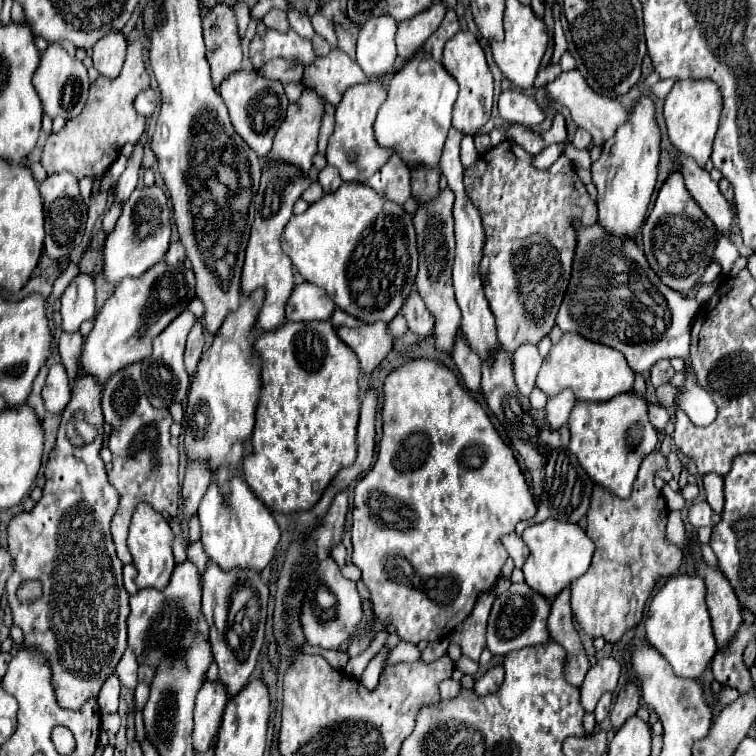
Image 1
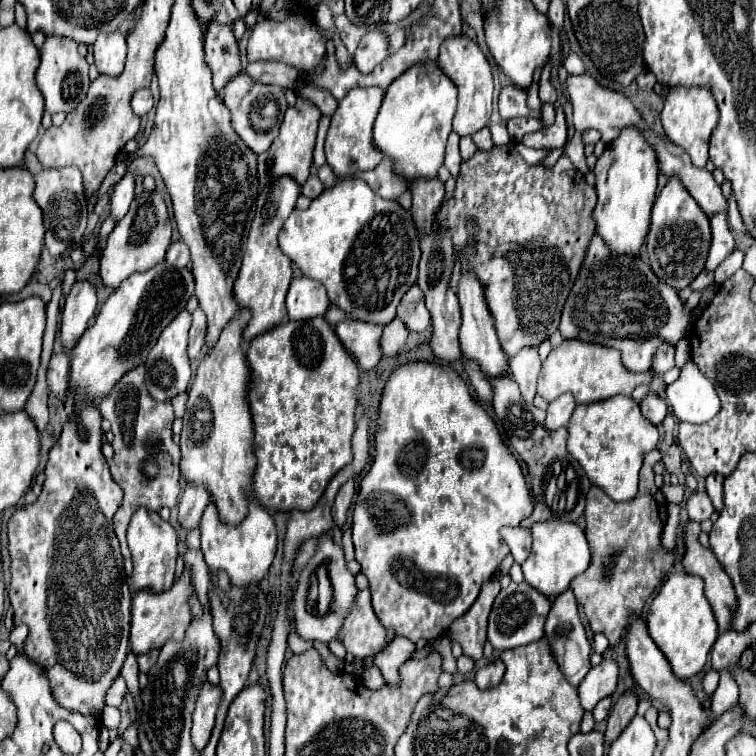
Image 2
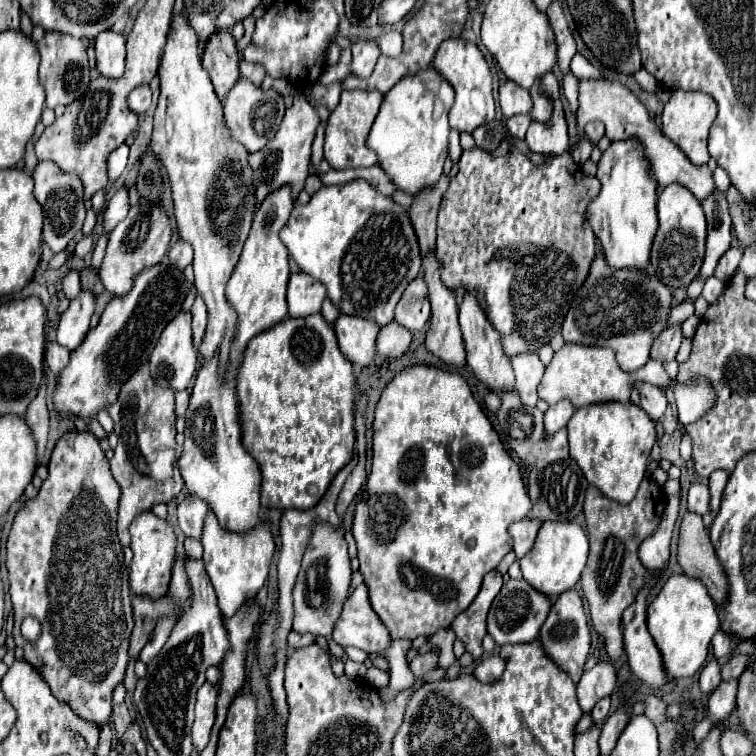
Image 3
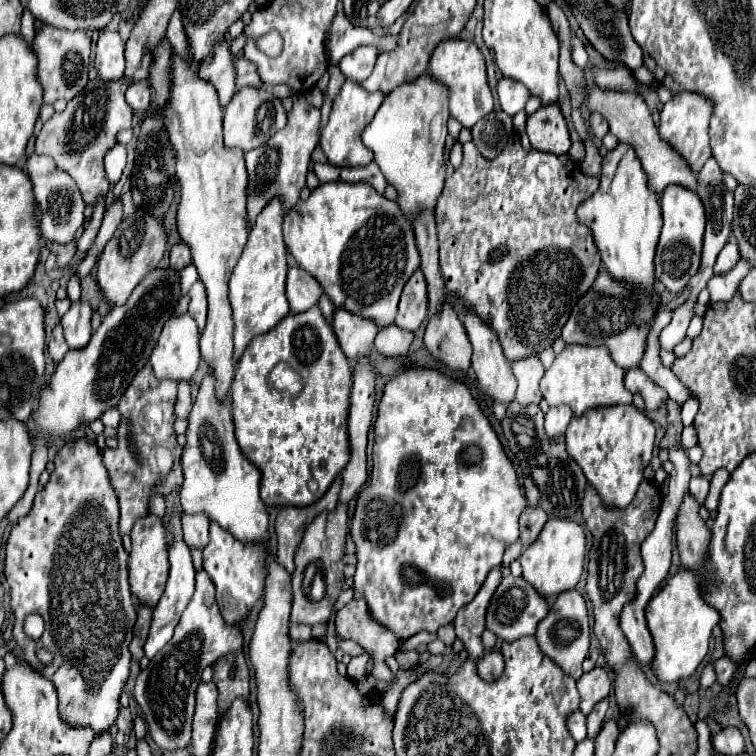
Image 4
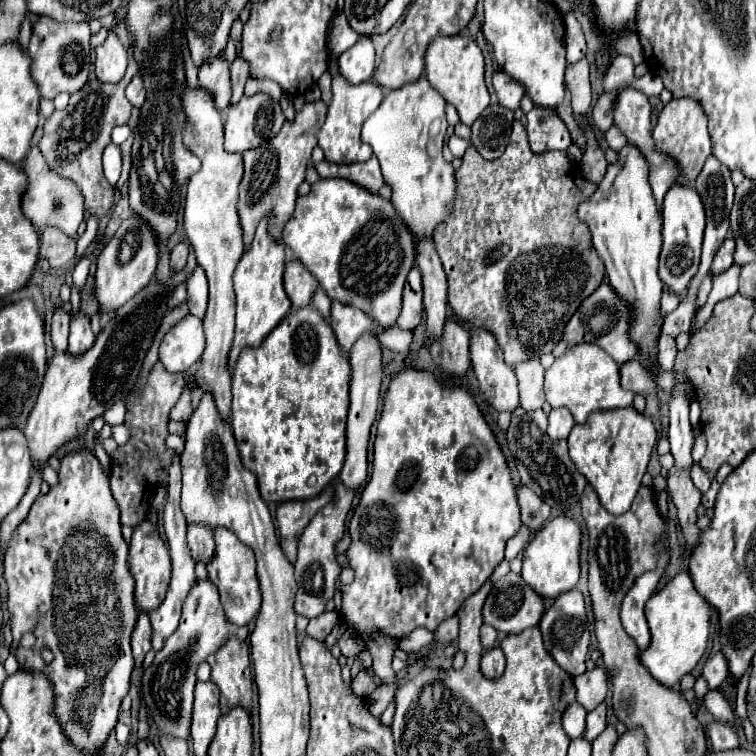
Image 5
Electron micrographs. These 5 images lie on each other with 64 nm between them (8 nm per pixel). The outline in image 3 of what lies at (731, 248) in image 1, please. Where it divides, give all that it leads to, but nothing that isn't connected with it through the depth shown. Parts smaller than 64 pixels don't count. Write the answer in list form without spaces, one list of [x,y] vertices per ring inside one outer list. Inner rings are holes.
[[[716,192],[716,200],[706,200],[704,204],[706,220],[708,220],[708,244],[706,244],[706,256],[700,270],[700,276],[710,278],[718,260],[724,256],[724,252],[730,248],[732,242],[732,222],[728,214],[728,202],[724,192]]]

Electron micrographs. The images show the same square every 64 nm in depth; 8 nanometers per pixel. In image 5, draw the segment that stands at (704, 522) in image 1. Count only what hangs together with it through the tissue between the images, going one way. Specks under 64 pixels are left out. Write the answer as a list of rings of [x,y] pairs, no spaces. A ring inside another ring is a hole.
[[[694,464],[694,468],[692,468],[690,476],[692,476],[694,486],[696,486],[702,494],[706,494],[706,492],[708,492],[708,488],[710,488],[710,478],[708,478],[708,474],[700,468],[700,464]]]

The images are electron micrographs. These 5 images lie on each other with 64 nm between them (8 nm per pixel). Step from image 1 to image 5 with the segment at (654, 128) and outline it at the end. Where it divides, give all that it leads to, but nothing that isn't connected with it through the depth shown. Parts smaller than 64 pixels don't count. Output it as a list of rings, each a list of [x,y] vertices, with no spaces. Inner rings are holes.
[[[624,146],[618,152],[616,164],[608,164],[598,190],[578,206],[578,218],[584,220],[592,232],[592,242],[606,266],[608,282],[632,308],[632,336],[640,344],[640,352],[648,362],[656,362],[660,296],[664,288],[658,278],[662,216],[648,184],[648,166],[638,148]]]

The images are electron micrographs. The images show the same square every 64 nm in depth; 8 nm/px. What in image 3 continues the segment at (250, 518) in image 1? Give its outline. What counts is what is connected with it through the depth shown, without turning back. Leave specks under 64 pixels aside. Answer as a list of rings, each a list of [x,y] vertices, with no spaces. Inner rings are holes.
[[[208,510],[202,532],[204,546],[204,564],[206,572],[212,580],[212,586],[218,596],[218,606],[224,616],[232,616],[248,596],[254,596],[268,578],[268,568],[274,556],[274,538],[270,532],[268,518],[260,518],[260,524],[250,528],[248,532],[232,532],[218,524],[212,510]]]

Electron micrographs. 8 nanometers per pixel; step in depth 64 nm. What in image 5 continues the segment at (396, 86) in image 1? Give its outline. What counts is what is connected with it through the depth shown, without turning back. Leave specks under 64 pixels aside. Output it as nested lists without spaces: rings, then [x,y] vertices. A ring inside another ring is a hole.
[[[422,76],[420,80],[408,86],[392,90],[382,100],[378,110],[362,126],[362,140],[370,144],[370,148],[374,150],[374,156],[378,158],[380,168],[382,168],[382,176],[386,184],[392,186],[394,208],[400,214],[400,218],[408,224],[408,228],[412,228],[412,234],[416,238],[424,234],[430,236],[436,224],[444,220],[444,216],[450,212],[452,200],[454,200],[454,170],[442,158],[442,144],[444,144],[444,136],[448,128],[444,108],[446,108],[446,100],[442,98],[442,94],[436,88],[432,88],[426,76]],[[434,130],[438,132],[436,136],[432,136]]]

